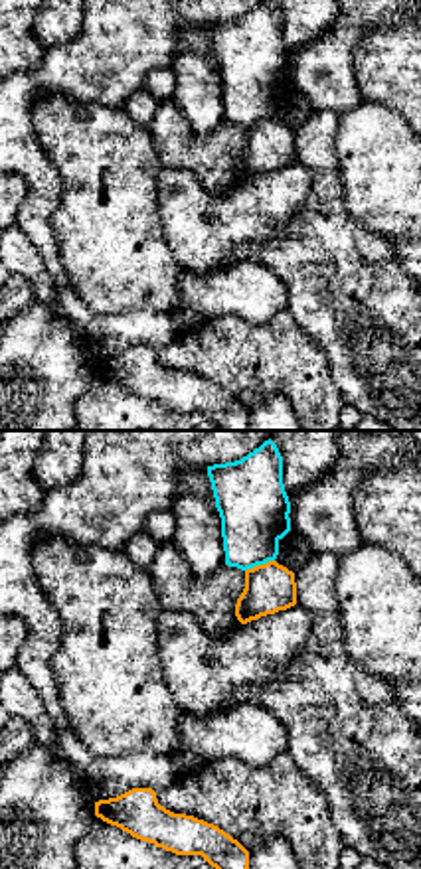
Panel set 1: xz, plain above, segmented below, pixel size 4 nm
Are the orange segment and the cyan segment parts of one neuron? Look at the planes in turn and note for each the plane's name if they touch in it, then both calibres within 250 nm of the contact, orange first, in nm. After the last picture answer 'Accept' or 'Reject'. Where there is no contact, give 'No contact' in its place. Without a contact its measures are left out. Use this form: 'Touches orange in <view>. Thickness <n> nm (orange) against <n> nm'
Touches orange in xz. Thickness 200 nm (orange) against 280 nm

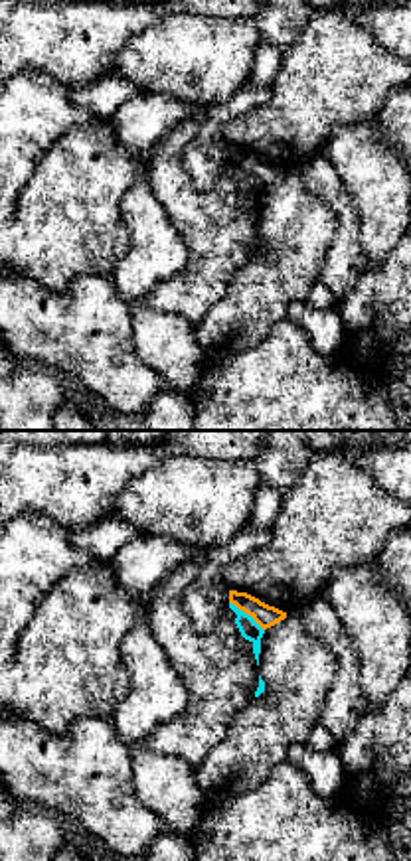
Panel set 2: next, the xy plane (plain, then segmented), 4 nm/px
Touches orange in xy. Thickness 90 nm (orange) against 80 nm

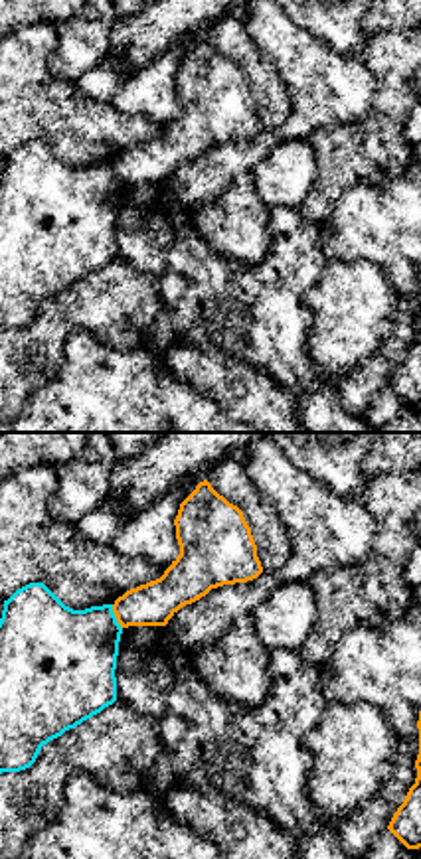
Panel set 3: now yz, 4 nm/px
Touches orange in yz. Thickness 180 nm (orange) against 380 nm

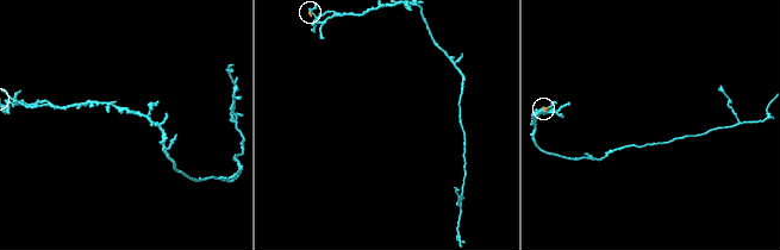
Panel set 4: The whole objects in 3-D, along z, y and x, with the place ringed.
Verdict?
Reject

